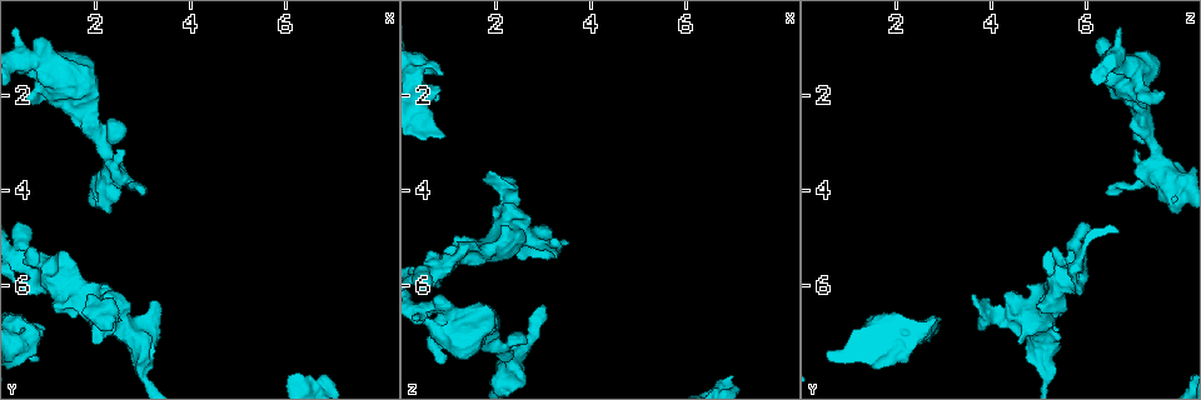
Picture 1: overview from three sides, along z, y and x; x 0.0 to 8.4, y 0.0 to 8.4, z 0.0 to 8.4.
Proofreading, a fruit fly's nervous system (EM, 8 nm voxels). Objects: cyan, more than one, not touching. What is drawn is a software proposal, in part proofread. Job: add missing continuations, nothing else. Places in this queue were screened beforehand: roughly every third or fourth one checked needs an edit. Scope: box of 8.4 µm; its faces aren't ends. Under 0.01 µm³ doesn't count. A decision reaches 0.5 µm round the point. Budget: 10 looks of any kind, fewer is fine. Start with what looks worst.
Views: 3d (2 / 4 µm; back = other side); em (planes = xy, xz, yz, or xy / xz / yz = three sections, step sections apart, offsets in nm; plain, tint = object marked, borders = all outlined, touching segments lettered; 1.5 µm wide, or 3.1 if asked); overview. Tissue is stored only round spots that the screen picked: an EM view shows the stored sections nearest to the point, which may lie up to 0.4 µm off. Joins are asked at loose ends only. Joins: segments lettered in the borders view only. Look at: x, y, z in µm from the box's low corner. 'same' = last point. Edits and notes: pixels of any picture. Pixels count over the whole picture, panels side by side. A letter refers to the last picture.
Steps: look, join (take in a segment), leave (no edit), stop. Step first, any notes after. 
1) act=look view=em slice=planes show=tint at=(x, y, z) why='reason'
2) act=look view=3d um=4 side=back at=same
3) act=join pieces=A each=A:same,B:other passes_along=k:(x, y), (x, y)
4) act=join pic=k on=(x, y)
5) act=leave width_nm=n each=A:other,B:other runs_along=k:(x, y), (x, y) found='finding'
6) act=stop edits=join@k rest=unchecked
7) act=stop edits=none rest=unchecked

act=look view=3d um=4 at=(3.05, 4.10, 6.40)

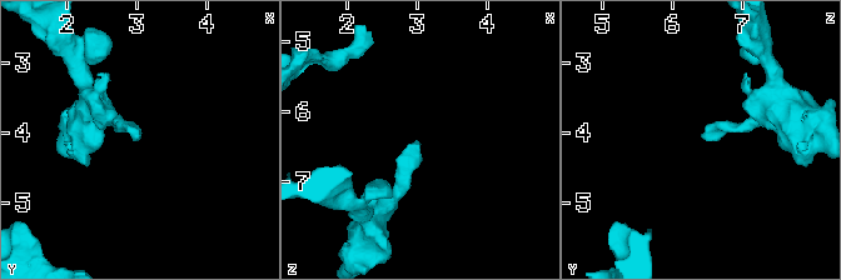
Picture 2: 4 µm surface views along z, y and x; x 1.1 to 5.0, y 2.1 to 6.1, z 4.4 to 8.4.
act=look view=em slice=planes show=borders at=(3.00, 4.00, 6.45)

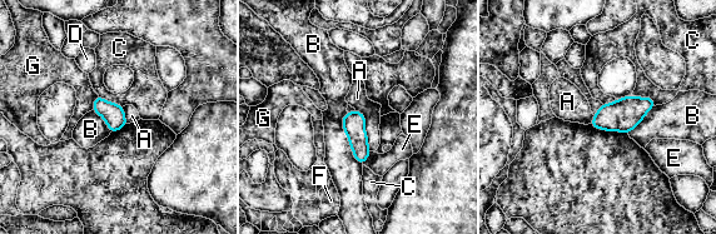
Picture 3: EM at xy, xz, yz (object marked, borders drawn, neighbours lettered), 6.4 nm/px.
act=leave width_nm=140 each=A:other,B:other,C:other,D:other,E:other,F:other,G:other border=3:(356, 109), (364, 118), (371, 150) found='none of them fits'

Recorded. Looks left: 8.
act=look view=3d um=4 at=(1.70, 5.60, 5.25) why='free end'

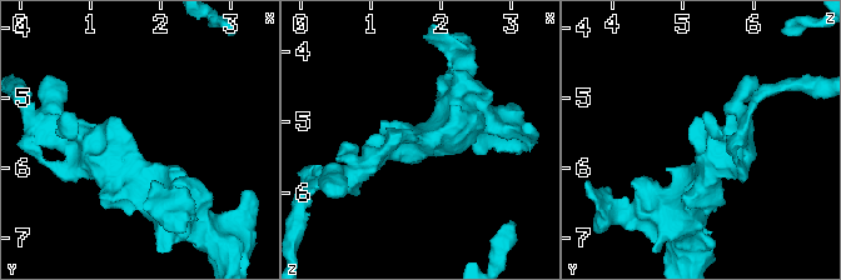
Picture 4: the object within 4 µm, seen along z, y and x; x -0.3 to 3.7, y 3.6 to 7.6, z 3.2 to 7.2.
act=look view=em slice=xz step=4 show=tint at=(1.65, 5.65, 5.20) why='shape alone is not enough'

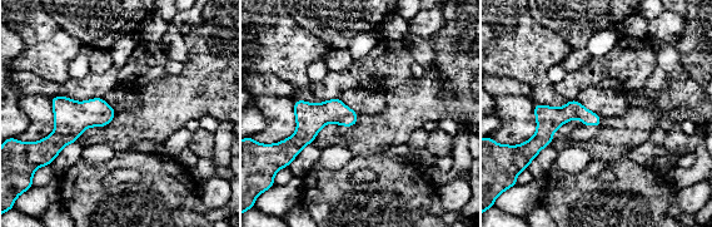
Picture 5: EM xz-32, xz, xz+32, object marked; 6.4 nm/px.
act=look view=em slice=planes show=borders at=same why='cut it another way'

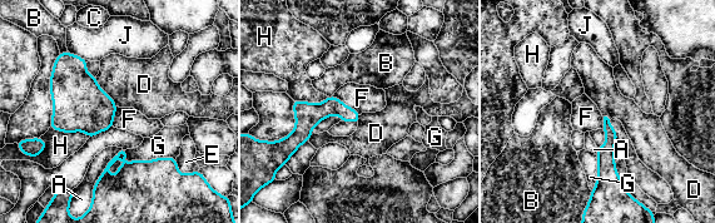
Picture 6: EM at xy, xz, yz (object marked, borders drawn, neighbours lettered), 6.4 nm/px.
act=leave longest_contact=A:360nm each=A:other,B:other,C:other,D:other,E:other,F:other,G:other,H:other,J:other border=6:(332, 95), (360, 114) found='no lettered segment goes on from it'

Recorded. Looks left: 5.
act=look view=3d um=4 at=(0.75, 7.30, 1.50) why='an open end'

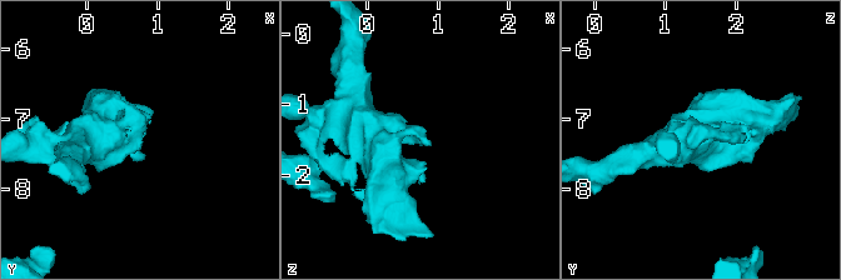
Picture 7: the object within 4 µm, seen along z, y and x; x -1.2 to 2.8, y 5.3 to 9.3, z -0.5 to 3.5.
act=look view=em slice=xz step=4 show=tint at=(0.75, 7.30, 1.50) why='shape alone is not enough'

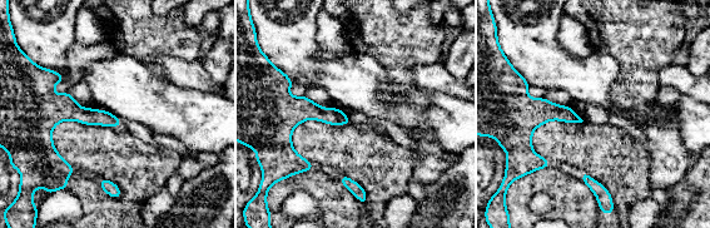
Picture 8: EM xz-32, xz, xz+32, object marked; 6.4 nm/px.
act=look view=em slice=planes show=borders at=same

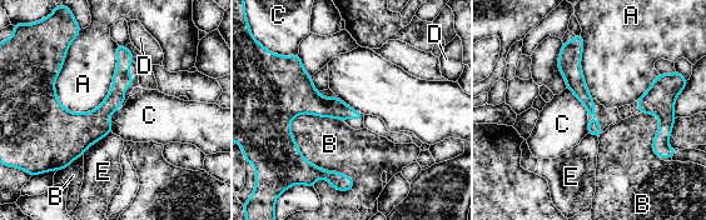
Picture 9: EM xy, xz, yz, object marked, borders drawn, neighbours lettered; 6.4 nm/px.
act=leave each=A:other,B:other,C:other,D:other,E:other found='none of them fits'

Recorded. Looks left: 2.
act=stop edits=none rest=unchecked

